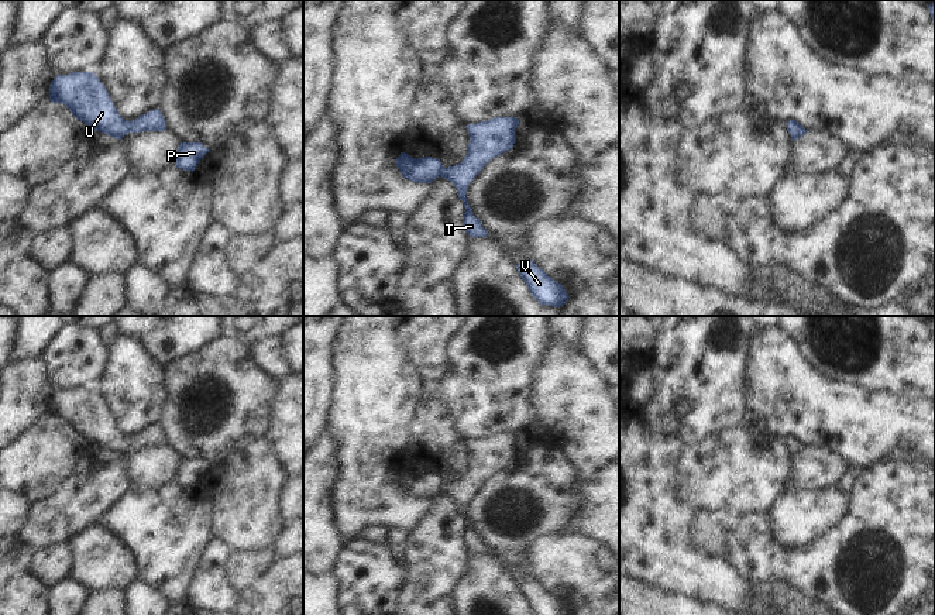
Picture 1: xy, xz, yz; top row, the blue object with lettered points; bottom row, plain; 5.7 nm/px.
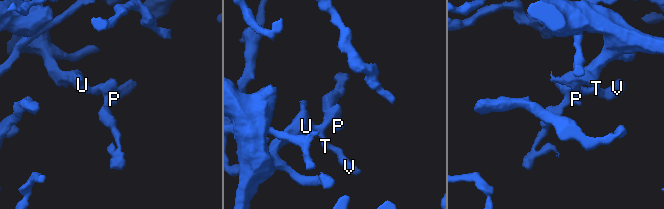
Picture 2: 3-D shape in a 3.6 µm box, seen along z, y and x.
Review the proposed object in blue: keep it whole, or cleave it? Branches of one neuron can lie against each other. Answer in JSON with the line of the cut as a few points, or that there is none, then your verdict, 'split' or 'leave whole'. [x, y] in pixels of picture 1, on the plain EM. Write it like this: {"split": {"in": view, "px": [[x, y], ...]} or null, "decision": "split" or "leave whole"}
{"split": null, "decision": "leave whole"}

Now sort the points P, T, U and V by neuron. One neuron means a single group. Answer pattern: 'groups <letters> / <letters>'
groups P T U V

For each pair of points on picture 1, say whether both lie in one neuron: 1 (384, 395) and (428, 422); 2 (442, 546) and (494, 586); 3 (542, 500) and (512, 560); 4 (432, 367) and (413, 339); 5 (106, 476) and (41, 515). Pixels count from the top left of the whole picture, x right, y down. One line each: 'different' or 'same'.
1: different
2: different
3: same
4: same
5: same

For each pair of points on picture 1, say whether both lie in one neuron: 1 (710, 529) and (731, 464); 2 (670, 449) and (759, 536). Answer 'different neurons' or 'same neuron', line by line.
1: different neurons
2: different neurons

